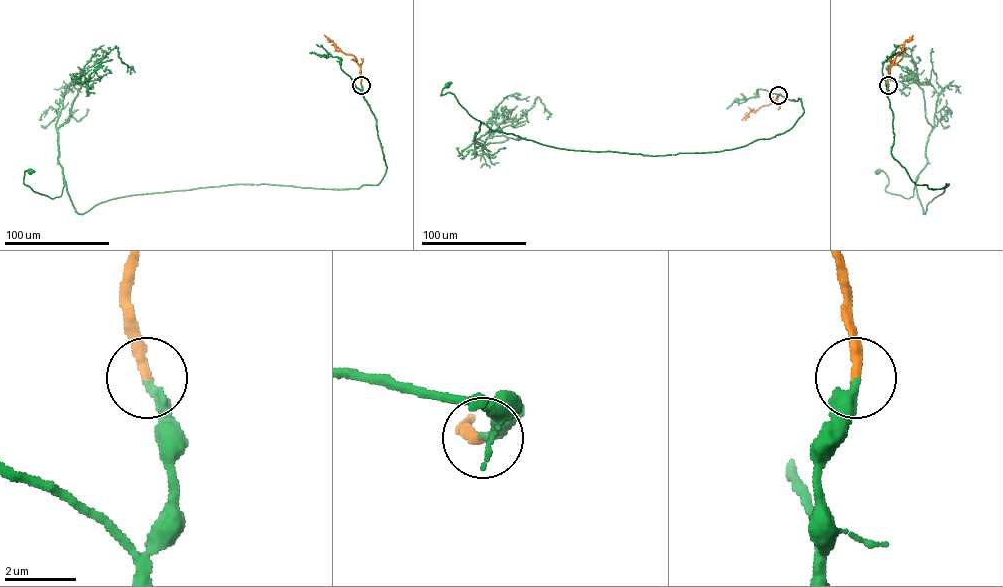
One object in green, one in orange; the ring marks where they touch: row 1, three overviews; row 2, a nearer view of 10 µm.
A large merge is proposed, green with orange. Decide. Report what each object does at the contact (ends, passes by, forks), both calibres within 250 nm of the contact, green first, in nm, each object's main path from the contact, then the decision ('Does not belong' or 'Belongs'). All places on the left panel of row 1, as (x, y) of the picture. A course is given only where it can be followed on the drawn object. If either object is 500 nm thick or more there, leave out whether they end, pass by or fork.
At the ring green ends. At the ring orange ends. Thickness 360 nm (green) against 300 nm. Course of green: (361, 85), (386, 166), (377, 185), (201, 187), (81, 214), (63, 176), (51, 198), (23, 183), (31, 171). Course of orange: (361, 85), (360, 66), (356, 57), (344, 54), (324, 35). Belongs

